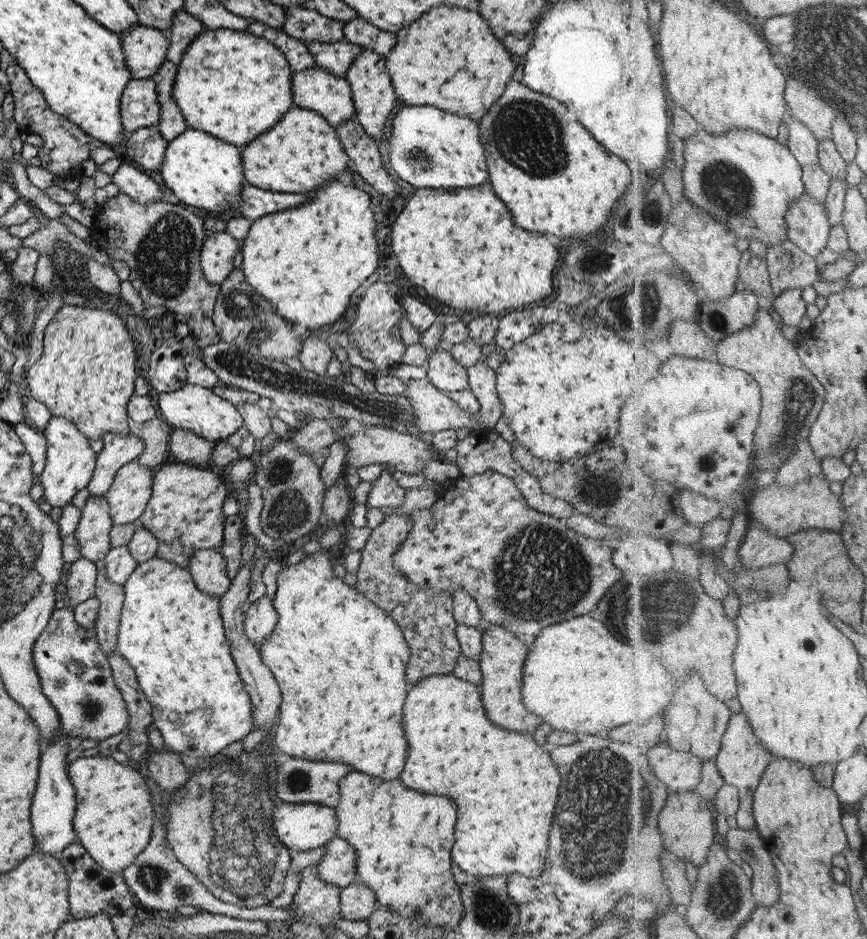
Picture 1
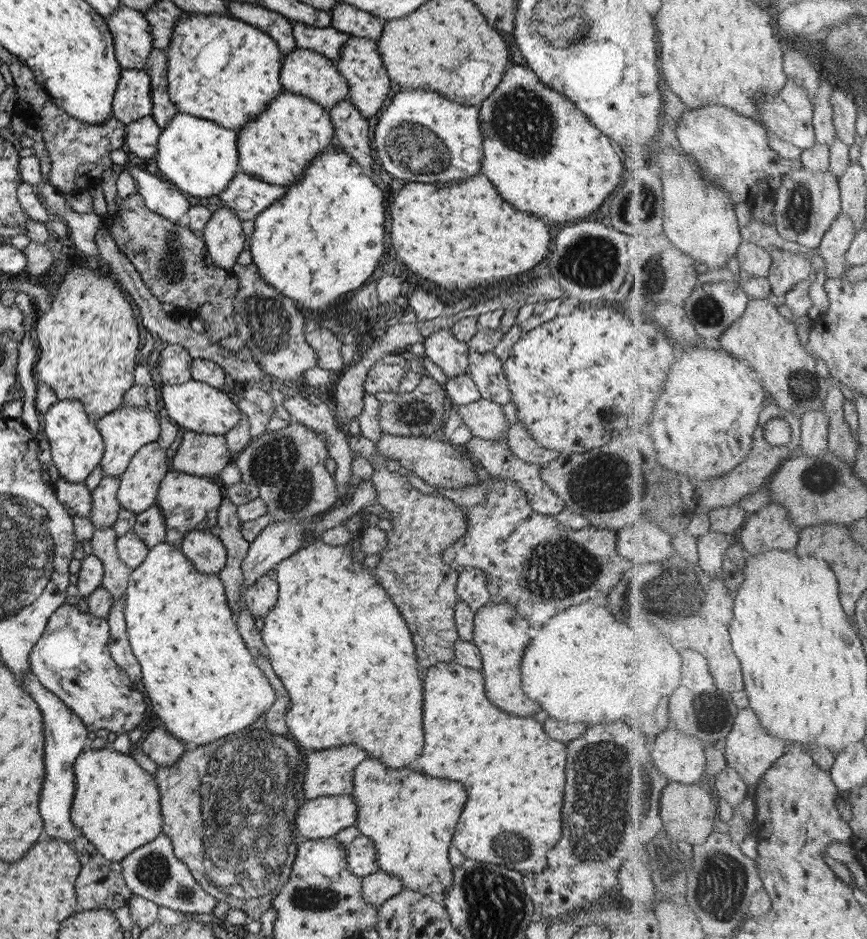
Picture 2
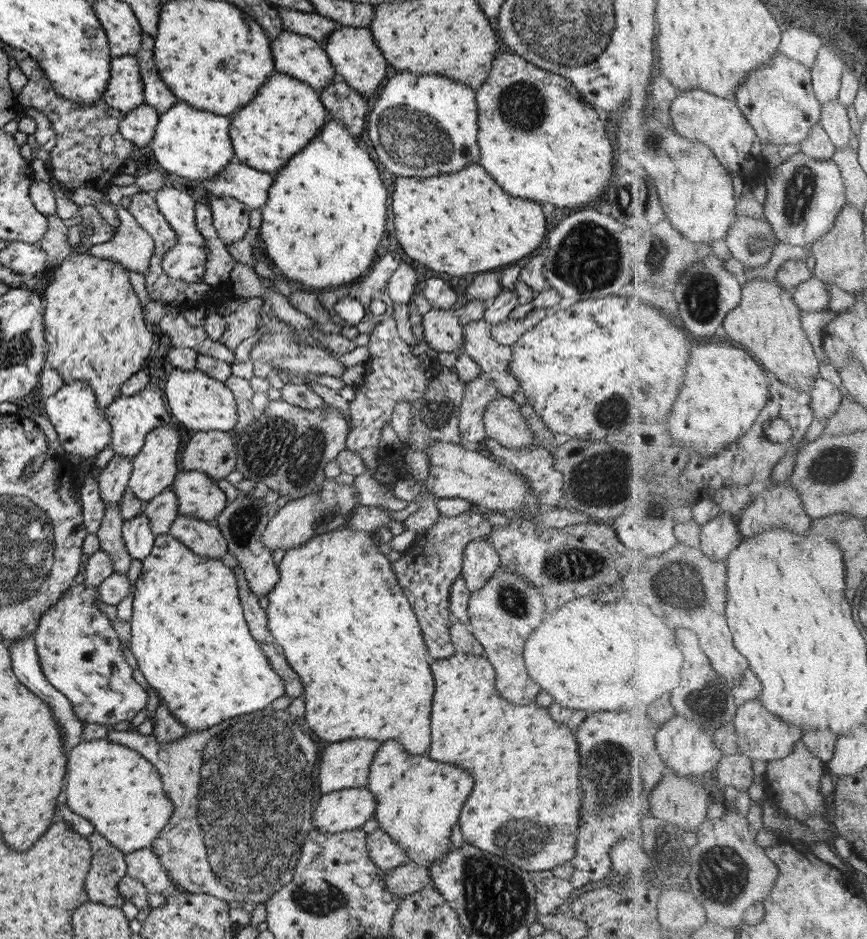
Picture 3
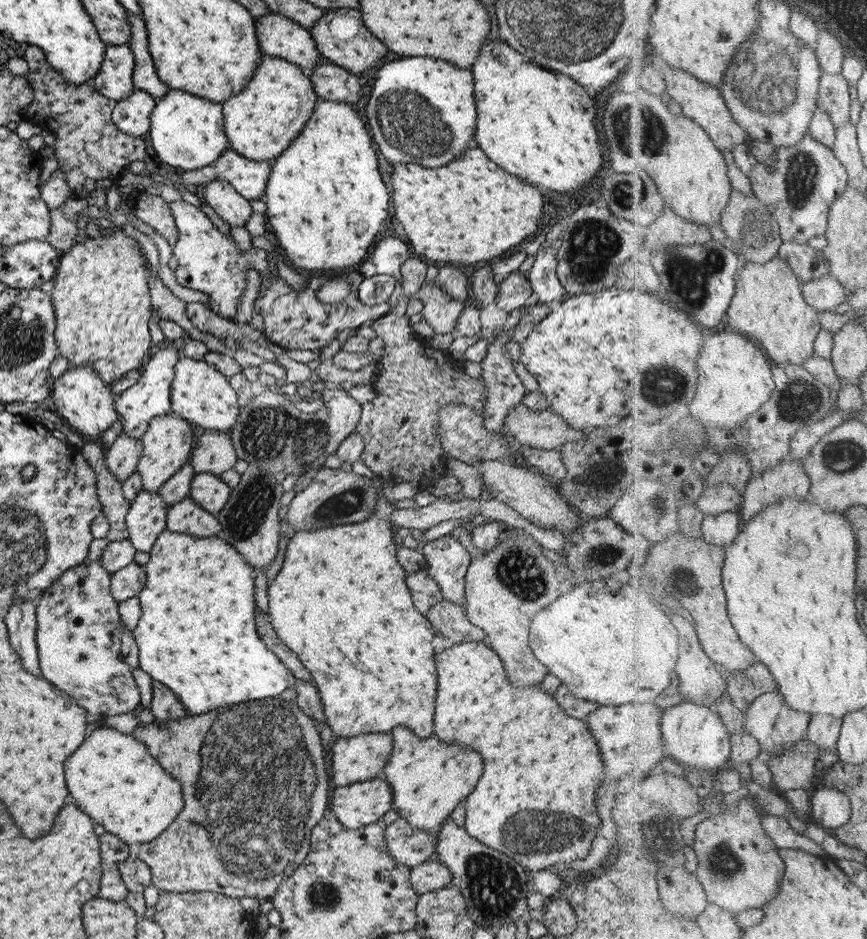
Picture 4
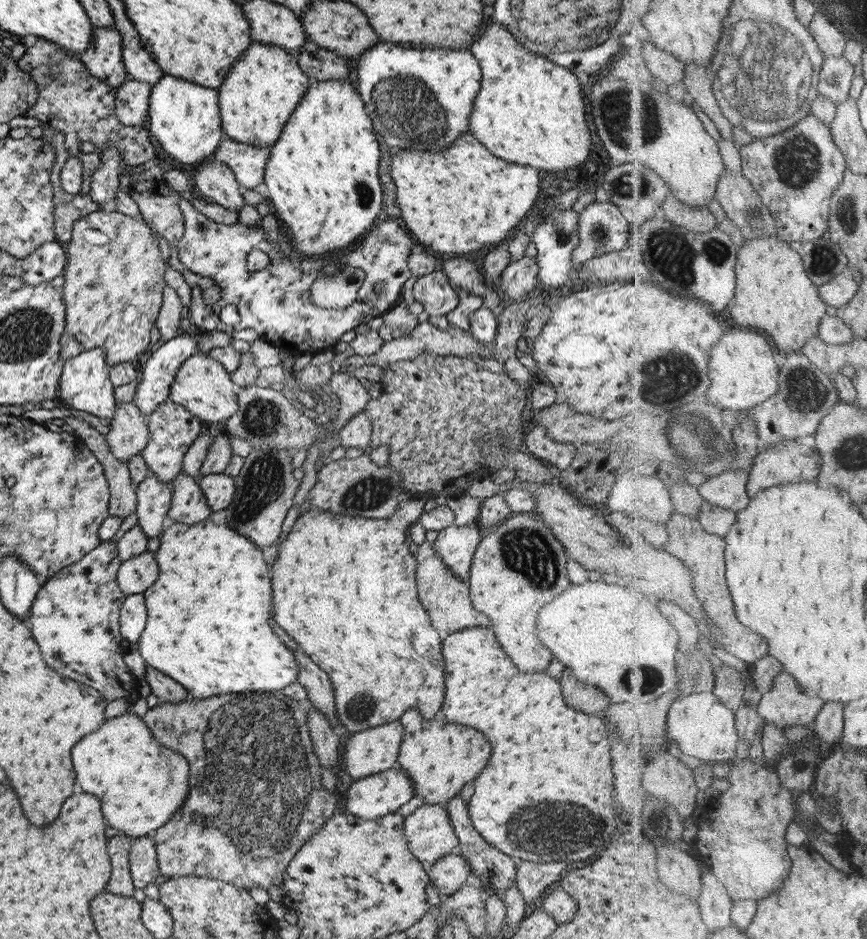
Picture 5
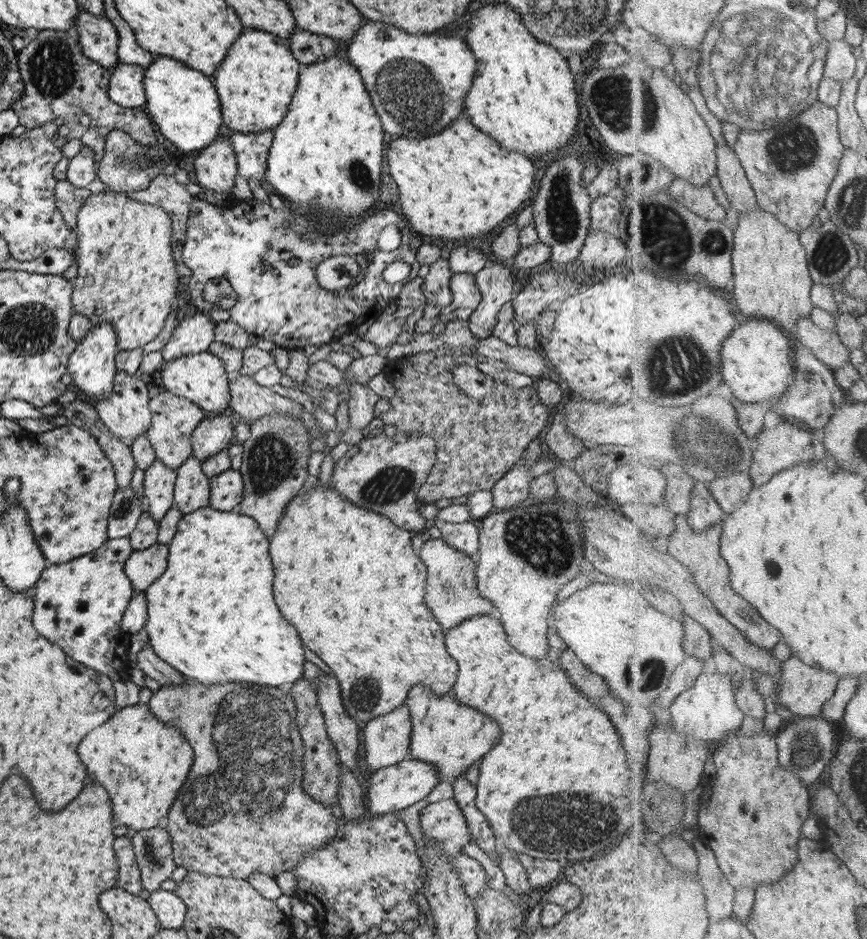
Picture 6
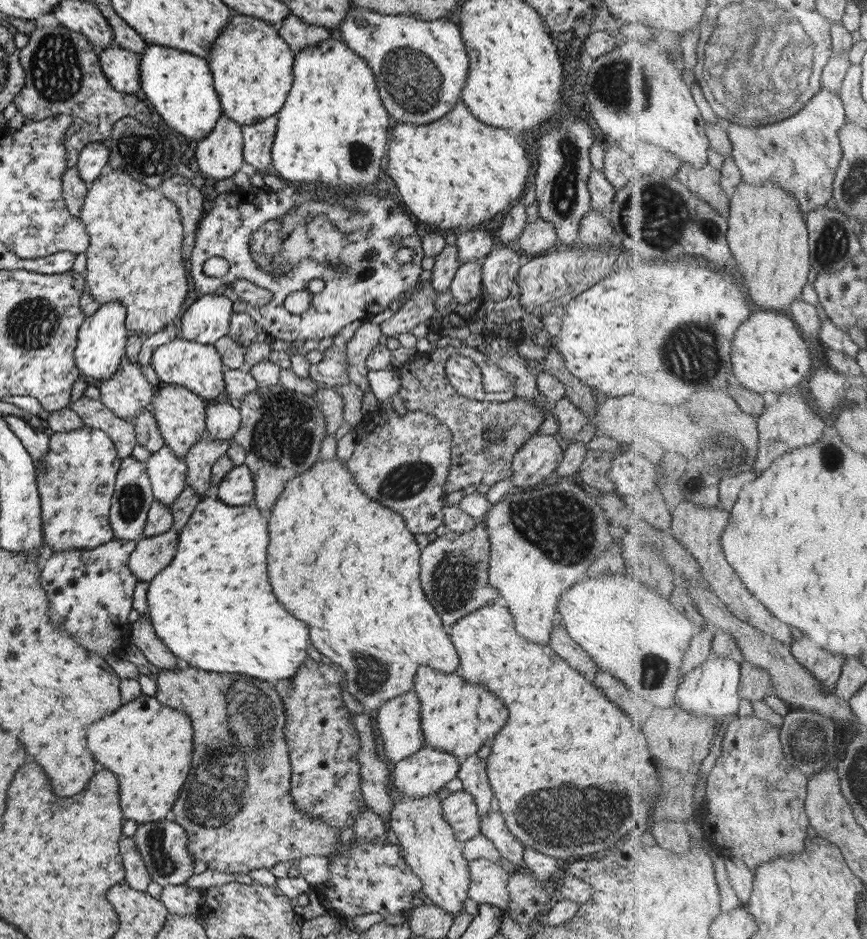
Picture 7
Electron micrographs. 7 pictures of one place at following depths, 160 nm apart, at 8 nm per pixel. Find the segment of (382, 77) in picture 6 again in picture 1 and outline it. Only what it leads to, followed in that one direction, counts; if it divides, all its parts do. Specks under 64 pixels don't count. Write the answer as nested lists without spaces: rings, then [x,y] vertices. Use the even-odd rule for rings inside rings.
[[[404,105],[389,122],[389,166],[414,188],[465,188],[488,182],[478,122],[434,106]]]

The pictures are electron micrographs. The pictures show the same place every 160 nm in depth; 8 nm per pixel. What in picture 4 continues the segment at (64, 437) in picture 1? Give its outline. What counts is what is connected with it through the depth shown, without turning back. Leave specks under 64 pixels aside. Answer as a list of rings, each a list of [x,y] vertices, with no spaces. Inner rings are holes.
[[[89,365],[68,368],[51,384],[51,400],[57,416],[61,417],[85,441],[99,442],[101,434],[118,416],[113,408],[115,396],[103,384]]]

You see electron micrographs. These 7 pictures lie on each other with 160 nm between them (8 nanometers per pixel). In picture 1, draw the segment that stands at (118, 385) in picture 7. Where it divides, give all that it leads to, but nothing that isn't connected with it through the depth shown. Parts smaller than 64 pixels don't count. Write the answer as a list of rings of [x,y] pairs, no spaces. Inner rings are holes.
[[[104,495],[88,497],[79,517],[73,534],[80,544],[80,556],[93,562],[103,560],[111,547],[109,531],[113,525]]]

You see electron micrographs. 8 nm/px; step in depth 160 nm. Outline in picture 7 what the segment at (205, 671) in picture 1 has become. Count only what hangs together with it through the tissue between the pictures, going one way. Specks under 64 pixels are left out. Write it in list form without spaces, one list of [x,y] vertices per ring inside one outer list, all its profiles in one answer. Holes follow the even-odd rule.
[[[211,493],[193,509],[187,523],[178,531],[176,551],[171,562],[150,581],[146,591],[147,613],[159,640],[172,655],[189,666],[207,672],[237,672],[245,678],[271,684],[291,678],[307,658],[307,626],[281,608],[267,578],[267,520],[253,504],[223,504]]]

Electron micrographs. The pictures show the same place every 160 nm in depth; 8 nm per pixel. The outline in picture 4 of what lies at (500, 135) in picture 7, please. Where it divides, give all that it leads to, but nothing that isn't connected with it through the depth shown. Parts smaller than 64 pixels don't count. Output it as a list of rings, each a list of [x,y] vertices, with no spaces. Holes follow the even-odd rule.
[[[472,145],[466,148],[467,152],[463,151],[463,156],[457,156],[446,165],[435,168],[419,168],[417,164],[409,163],[397,163],[392,165],[391,173],[391,204],[393,204],[393,214],[397,218],[397,222],[401,224],[403,232],[405,232],[405,238],[407,238],[407,244],[411,247],[411,250],[417,254],[421,254],[423,258],[428,261],[436,262],[437,265],[451,264],[452,266],[467,266],[469,264],[475,264],[475,262],[485,262],[486,260],[493,260],[497,256],[501,256],[503,252],[507,252],[509,248],[519,245],[519,242],[523,238],[527,238],[529,234],[533,234],[537,230],[537,224],[539,222],[539,216],[541,214],[542,192],[529,184],[523,184],[519,178],[511,176],[508,172],[503,172],[501,168],[495,168],[495,164],[491,164],[491,160],[487,160],[487,156],[483,156],[483,152],[477,146]]]

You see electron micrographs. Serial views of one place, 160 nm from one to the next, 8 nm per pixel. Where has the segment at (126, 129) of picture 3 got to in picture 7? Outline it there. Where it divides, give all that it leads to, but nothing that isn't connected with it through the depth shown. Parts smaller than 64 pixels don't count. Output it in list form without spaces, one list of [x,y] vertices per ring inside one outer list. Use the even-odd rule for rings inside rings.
[[[112,42],[97,55],[101,70],[114,91],[141,96],[138,67],[140,54],[119,48]]]

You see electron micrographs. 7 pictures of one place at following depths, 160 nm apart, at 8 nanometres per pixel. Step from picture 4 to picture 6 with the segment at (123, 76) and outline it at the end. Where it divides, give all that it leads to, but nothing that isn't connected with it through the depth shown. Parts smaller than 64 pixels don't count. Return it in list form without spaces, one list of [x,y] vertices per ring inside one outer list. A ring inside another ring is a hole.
[[[79,9],[79,12],[76,14],[74,25],[76,33],[78,34],[80,52],[83,53],[83,56],[86,56],[89,60],[111,71],[118,62],[116,55],[117,34],[112,24],[103,16],[93,16],[87,11]]]

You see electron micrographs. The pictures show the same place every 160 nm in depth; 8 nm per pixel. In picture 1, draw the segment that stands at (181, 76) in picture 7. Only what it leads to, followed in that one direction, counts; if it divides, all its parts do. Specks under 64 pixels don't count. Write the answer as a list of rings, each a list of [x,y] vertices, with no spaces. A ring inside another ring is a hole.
[[[187,127],[173,140],[166,141],[159,166],[165,186],[185,205],[195,206],[207,214],[230,210],[235,213],[244,179],[240,150],[235,145],[206,132]]]

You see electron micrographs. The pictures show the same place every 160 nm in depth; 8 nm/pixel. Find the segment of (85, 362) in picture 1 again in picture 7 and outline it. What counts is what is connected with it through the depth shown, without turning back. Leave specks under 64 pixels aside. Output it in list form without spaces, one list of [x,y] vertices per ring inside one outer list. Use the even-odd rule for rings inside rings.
[[[106,168],[103,173],[91,184],[88,184],[86,195],[84,196],[78,219],[80,223],[85,227],[88,234],[88,247],[84,252],[86,256],[86,269],[83,272],[85,280],[85,291],[91,295],[97,303],[100,305],[109,303],[110,301],[117,301],[126,308],[126,317],[124,318],[124,327],[127,330],[127,334],[131,332],[141,335],[143,337],[159,332],[165,325],[171,323],[173,318],[177,316],[181,306],[183,306],[183,300],[185,300],[185,294],[187,294],[187,274],[185,274],[185,263],[181,254],[183,231],[180,221],[180,214],[175,204],[173,204],[168,198],[163,196],[163,193],[156,187],[149,188],[144,184],[138,183],[137,180],[133,180],[131,176],[119,172],[119,170],[111,170]]]

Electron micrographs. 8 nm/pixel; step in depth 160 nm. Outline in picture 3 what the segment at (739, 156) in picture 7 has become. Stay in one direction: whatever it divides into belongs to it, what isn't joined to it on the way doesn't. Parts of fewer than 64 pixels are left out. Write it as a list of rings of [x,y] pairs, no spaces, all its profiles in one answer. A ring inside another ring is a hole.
[[[802,150],[772,170],[764,185],[766,186],[766,198],[763,205],[766,218],[773,225],[780,241],[795,246],[811,246],[816,240],[825,236],[835,226],[838,214],[848,202],[846,183],[840,166],[834,159],[816,159]]]

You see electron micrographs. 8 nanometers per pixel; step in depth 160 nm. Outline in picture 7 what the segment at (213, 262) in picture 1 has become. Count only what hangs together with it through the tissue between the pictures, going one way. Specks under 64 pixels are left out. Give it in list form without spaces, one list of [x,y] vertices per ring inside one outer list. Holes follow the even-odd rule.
[[[221,113],[208,135],[198,140],[194,156],[201,177],[218,182],[245,169],[240,127]]]

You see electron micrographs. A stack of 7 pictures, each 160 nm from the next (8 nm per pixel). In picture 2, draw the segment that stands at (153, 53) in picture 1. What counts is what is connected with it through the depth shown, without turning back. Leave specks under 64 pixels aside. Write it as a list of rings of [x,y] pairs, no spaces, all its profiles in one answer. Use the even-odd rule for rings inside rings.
[[[119,5],[104,19],[111,34],[114,57],[121,69],[143,69],[152,51],[151,29],[146,18],[134,8]]]

